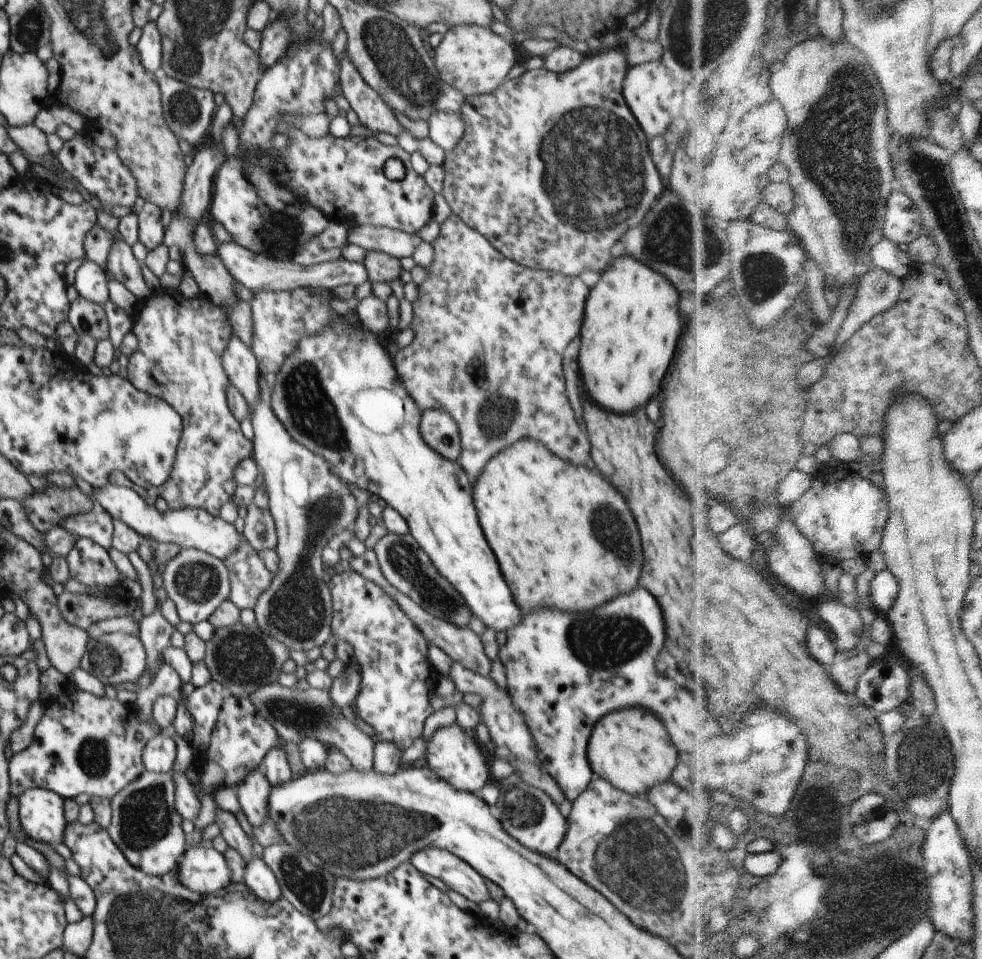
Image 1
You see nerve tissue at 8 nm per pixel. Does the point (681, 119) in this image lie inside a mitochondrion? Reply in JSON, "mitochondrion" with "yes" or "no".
{"mitochondrion":"no"}

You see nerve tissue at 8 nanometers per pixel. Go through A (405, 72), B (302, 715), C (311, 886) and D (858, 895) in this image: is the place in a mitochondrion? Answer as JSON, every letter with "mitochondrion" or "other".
{"A":"mitochondrion","B":"mitochondrion","C":"mitochondrion","D":"mitochondrion"}

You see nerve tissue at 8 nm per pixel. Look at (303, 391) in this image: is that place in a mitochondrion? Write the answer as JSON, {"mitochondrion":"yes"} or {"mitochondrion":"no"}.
{"mitochondrion":"yes"}

